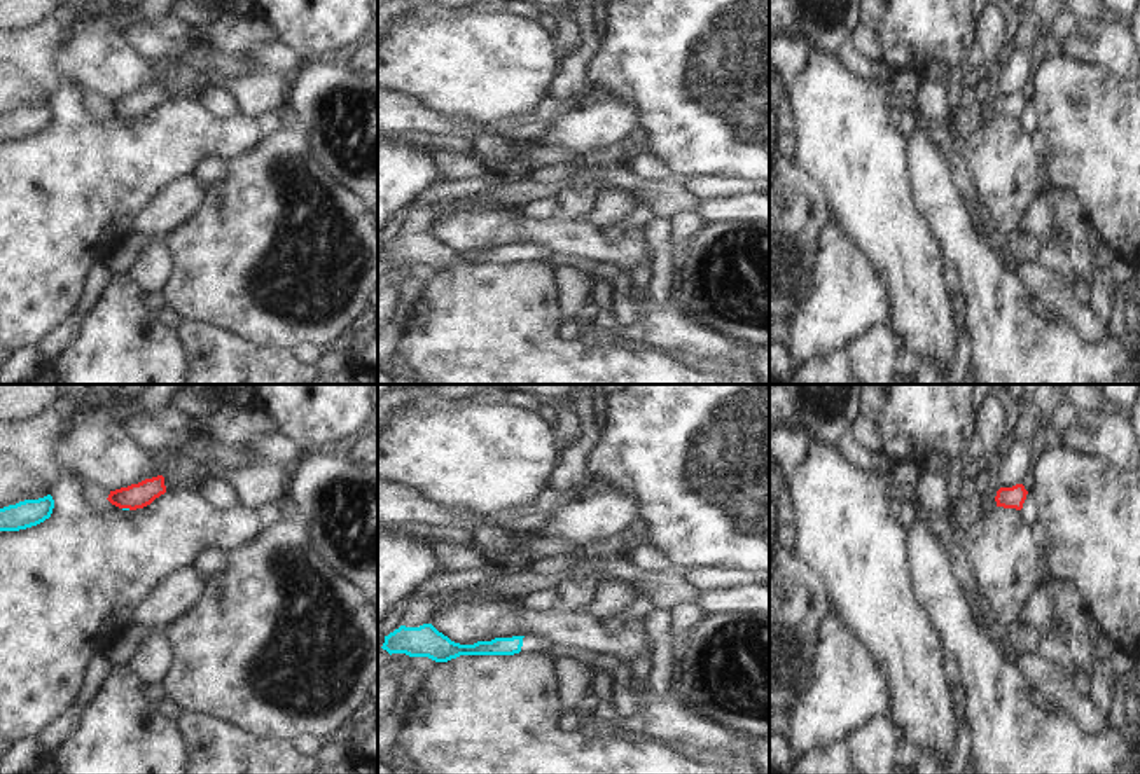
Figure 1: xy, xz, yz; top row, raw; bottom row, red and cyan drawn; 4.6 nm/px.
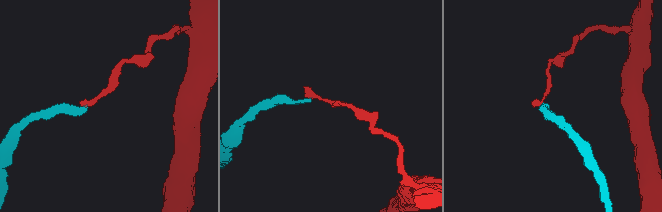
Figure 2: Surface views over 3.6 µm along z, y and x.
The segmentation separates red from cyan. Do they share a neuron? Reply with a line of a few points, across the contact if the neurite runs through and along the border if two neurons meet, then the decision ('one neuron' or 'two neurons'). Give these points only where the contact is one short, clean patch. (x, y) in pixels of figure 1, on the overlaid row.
line xy (123, 507), (130, 509); two neurons

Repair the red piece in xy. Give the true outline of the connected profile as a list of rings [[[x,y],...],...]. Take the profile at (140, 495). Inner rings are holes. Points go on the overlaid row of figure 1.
[[[157,475],[138,484],[110,491],[108,501],[119,508],[143,508],[166,493],[164,477]]]

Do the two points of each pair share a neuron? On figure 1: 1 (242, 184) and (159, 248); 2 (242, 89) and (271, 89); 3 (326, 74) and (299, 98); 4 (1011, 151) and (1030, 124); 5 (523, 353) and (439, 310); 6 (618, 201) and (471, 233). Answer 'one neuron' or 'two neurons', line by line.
1: two neurons
2: one neuron
3: one neuron
4: two neurons
5: one neuron
6: two neurons

